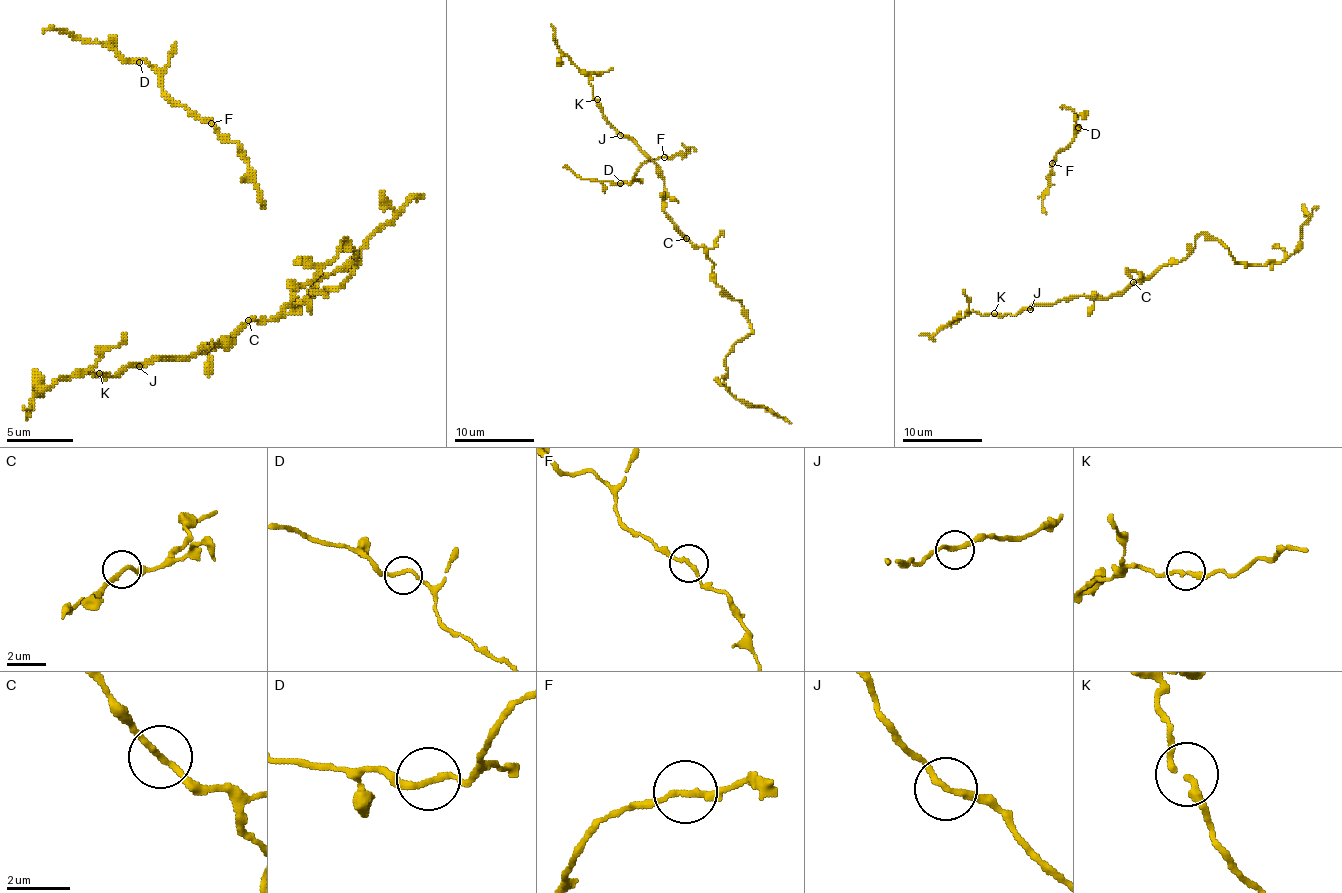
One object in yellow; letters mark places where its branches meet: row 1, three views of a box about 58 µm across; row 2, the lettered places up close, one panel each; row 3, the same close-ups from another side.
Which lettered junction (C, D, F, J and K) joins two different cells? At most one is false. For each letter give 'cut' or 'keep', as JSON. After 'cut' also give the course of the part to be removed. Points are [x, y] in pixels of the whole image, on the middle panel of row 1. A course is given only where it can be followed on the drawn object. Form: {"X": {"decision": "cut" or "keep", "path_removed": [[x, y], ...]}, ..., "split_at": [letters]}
{"C": {"decision": "keep"}, "D": {"decision": "keep"}, "F": {"decision": "cut", "path_removed": [[664, 157], [680, 155], [692, 147], [696, 151]]}, "J": {"decision": "keep"}, "K": {"decision": "keep"}, "split_at": ["F"]}

